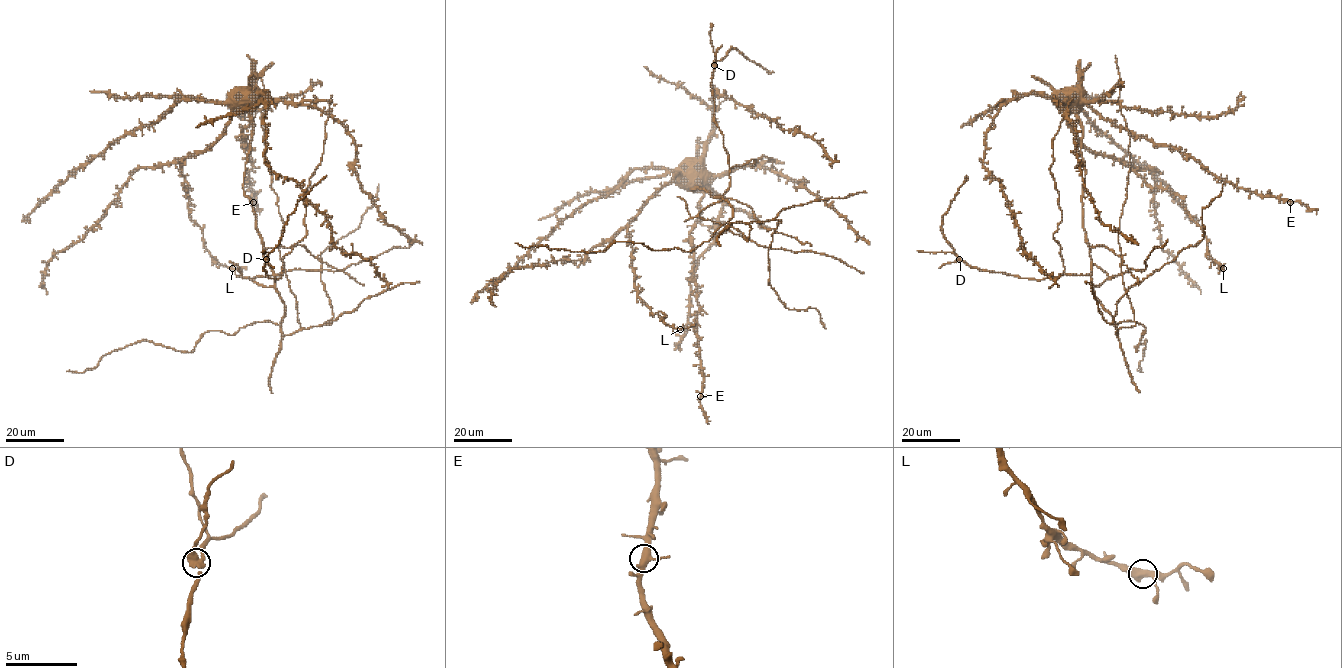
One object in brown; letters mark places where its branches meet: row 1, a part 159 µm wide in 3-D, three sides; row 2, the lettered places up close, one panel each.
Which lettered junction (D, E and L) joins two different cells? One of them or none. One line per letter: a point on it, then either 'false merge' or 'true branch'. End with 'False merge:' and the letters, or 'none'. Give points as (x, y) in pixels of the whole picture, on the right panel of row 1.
D: at (959, 259); false merge
E: at (1290, 202); true branch
L: at (1223, 268); true branch
False merge: D

